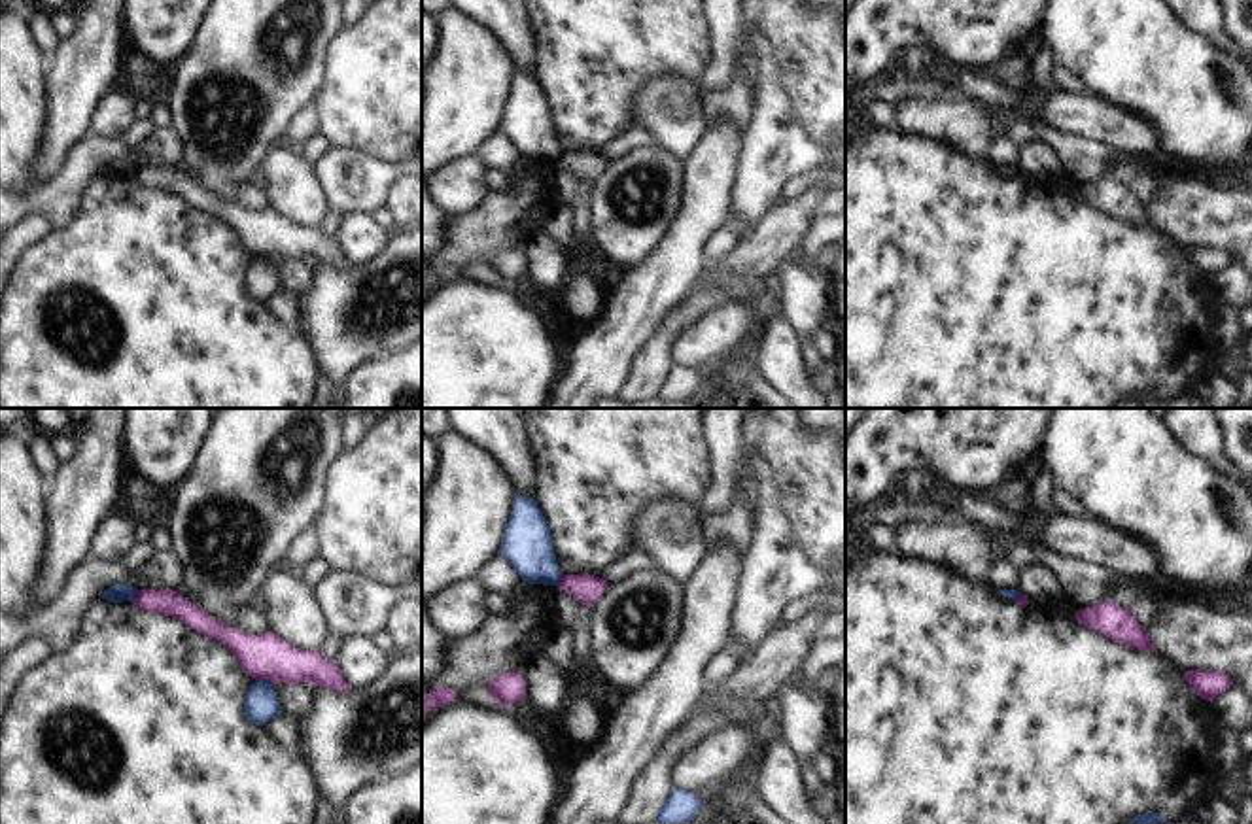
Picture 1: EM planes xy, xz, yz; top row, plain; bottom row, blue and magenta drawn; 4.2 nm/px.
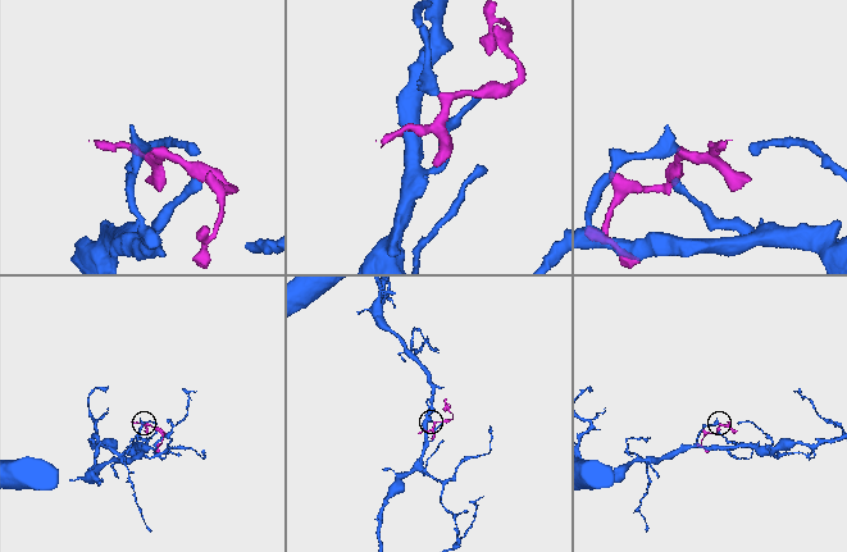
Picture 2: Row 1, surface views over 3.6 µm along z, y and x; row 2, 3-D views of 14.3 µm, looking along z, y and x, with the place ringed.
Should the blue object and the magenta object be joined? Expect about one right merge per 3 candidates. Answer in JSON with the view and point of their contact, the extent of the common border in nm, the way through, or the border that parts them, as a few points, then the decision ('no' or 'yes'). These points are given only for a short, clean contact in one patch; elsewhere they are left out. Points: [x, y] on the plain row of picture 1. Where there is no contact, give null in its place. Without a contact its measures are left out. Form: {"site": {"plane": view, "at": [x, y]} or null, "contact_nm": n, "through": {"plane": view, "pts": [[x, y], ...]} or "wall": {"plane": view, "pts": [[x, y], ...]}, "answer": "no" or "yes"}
{"site": {"plane": "xz", "at": [560, 154]}, "contact_nm": 70, "wall": {"plane": "xz", "pts": [[562, 150], [555, 161]]}, "answer": "no"}

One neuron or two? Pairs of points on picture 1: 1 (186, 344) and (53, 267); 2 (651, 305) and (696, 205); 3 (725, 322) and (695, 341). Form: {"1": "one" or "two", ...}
{"1": "one", "2": "one", "3": "one"}

